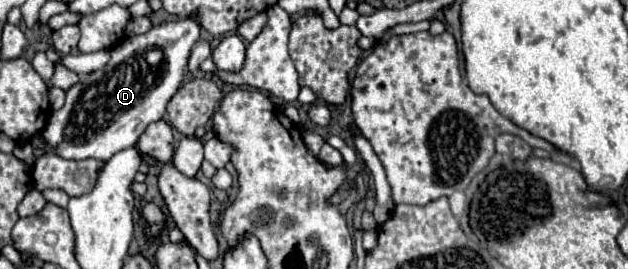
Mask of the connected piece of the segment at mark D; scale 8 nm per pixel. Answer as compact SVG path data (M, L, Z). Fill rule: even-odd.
M186 18L186 20L154 26L146 34L124 40L120 46L110 50L110 62L104 68L90 72L86 78L82 78L66 92L66 104L58 112L52 112L50 122L44 128L42 136L52 148L56 148L56 154L68 160L88 160L88 158L110 160L116 152L136 146L138 138L148 128L148 124L164 118L170 98L176 94L176 90L182 84L188 56L194 44L198 42L198 38L200 38L200 24L196 22L196 18ZM152 48L162 48L164 52L164 60L154 74L150 74L150 66L146 62L146 54Z

